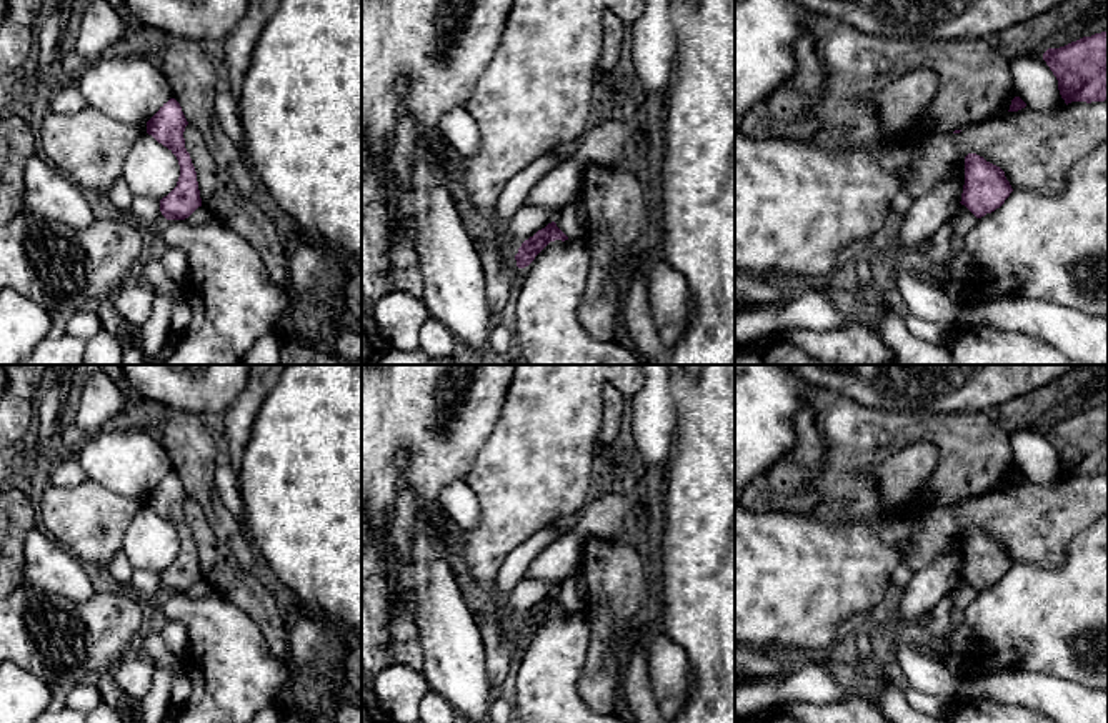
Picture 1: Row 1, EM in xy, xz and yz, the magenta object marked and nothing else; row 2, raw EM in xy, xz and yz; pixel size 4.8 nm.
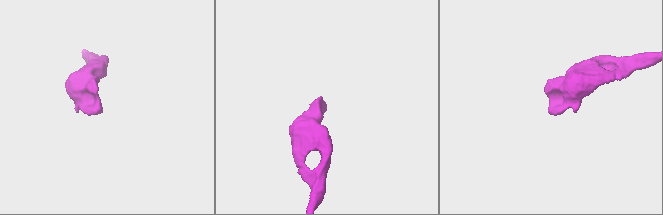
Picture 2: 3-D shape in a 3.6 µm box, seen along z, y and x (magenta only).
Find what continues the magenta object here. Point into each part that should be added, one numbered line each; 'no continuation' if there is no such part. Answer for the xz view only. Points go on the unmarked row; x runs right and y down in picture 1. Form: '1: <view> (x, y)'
1: xz (500, 642)

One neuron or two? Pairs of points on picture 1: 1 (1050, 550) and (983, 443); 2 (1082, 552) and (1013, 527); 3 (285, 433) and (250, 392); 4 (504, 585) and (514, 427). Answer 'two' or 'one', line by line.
1: two
2: two
3: two
4: two

